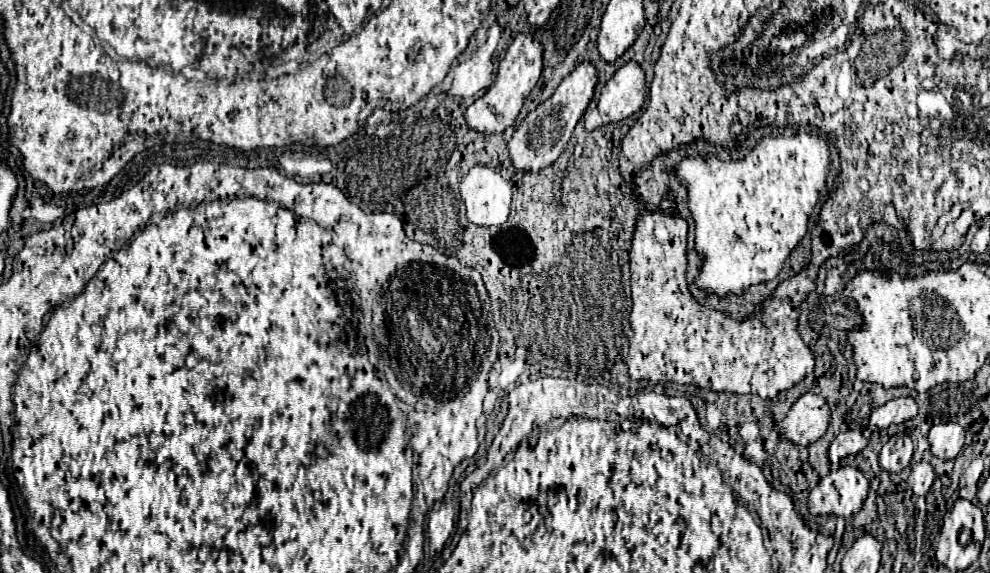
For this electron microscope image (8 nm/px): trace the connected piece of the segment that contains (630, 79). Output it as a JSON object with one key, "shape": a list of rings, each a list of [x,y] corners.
{"shape":[[[626,62],[602,88],[598,112],[604,124],[620,122],[638,112],[644,100],[644,70],[636,62]]]}

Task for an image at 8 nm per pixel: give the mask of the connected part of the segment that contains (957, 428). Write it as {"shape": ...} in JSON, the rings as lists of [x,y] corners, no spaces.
{"shape":[[[954,422],[932,426],[928,442],[930,442],[930,452],[934,456],[942,460],[952,460],[964,446],[964,428]]]}

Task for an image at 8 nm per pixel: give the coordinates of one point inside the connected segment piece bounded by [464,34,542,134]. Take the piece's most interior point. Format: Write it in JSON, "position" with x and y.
{"position":[518,72]}

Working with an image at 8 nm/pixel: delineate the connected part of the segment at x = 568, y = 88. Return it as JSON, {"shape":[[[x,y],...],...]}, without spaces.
{"shape":[[[584,62],[560,82],[556,92],[546,102],[542,102],[534,112],[528,112],[528,116],[508,140],[508,152],[516,172],[542,172],[564,152],[576,122],[582,118],[590,98],[594,96],[596,82],[596,68],[590,62]]]}

